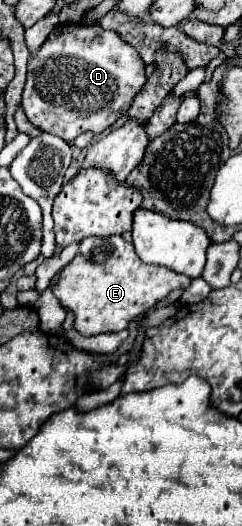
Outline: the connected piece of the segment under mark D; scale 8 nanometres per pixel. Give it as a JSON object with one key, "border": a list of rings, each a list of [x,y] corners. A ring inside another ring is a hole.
{"border":[[[59,23],[27,61],[23,109],[35,127],[71,143],[85,131],[107,131],[123,109],[129,109],[145,81],[143,59],[119,33],[99,25]]]}

